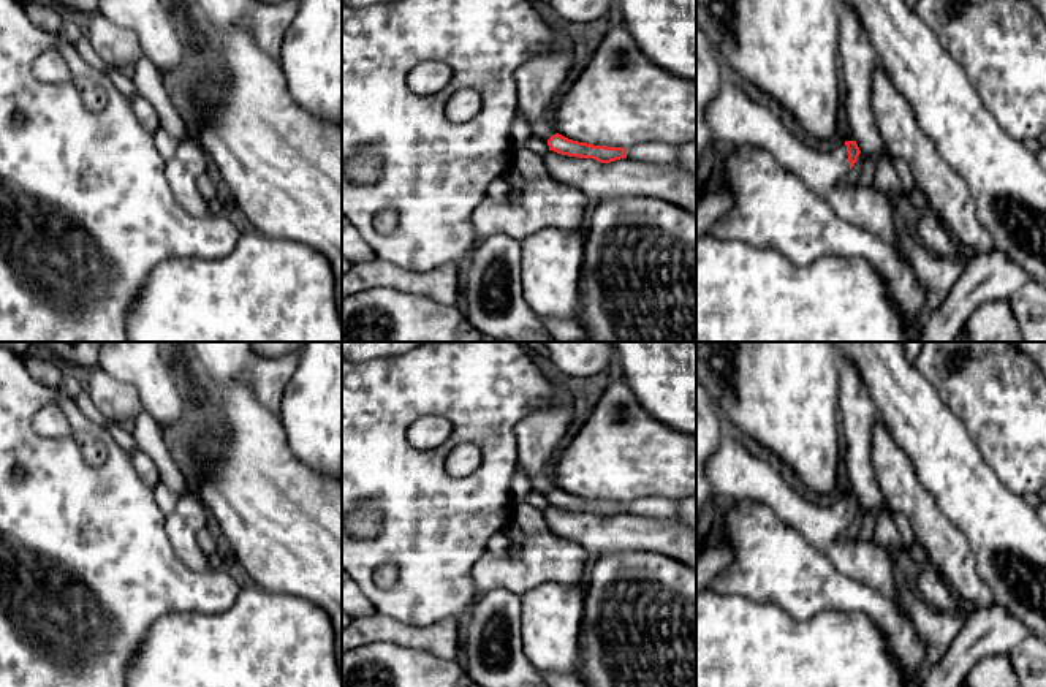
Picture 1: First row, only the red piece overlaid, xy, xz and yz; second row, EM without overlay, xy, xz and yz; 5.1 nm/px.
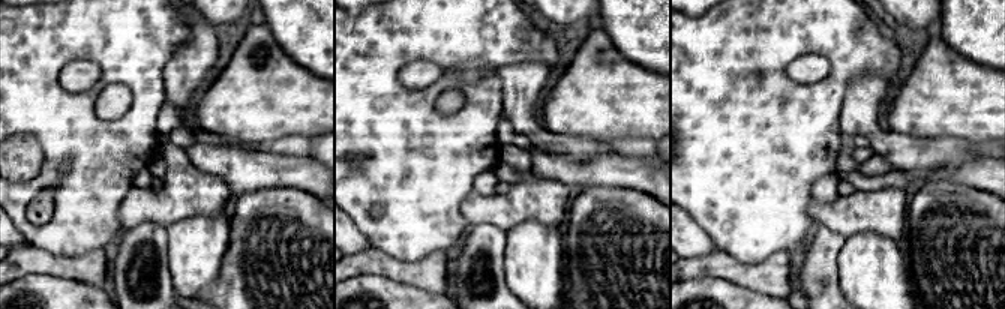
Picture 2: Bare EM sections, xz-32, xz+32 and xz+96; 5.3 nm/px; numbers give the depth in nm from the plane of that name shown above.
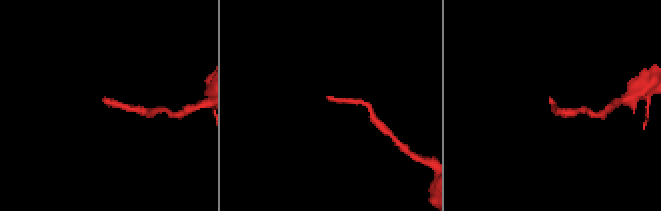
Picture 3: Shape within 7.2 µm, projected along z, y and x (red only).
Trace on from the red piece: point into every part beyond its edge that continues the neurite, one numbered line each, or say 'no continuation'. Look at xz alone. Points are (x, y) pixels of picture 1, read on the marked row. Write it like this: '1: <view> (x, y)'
1: xz (538, 81)

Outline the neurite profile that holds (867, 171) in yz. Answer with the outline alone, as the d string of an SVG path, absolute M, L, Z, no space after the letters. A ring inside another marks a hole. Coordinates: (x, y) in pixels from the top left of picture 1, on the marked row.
M869 157L864 160L858 182L859 185L872 185L875 176L875 165L877 165L877 157Z

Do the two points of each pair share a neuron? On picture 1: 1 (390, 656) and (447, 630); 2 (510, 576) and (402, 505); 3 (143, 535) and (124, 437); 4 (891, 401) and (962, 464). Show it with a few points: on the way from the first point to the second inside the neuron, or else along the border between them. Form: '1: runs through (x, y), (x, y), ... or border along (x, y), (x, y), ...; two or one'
1: border along (371, 641), (393, 641), (443, 657); two
2: border along (486, 550), (472, 572), (472, 581), (478, 592); two
3: border along (106, 429), (128, 455); two
4: runs through (909, 413), (945, 450); one

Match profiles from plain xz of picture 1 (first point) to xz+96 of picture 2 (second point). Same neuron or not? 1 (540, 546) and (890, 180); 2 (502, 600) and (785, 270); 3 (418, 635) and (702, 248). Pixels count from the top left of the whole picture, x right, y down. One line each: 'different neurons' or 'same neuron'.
1: different neurons
2: different neurons
3: different neurons

